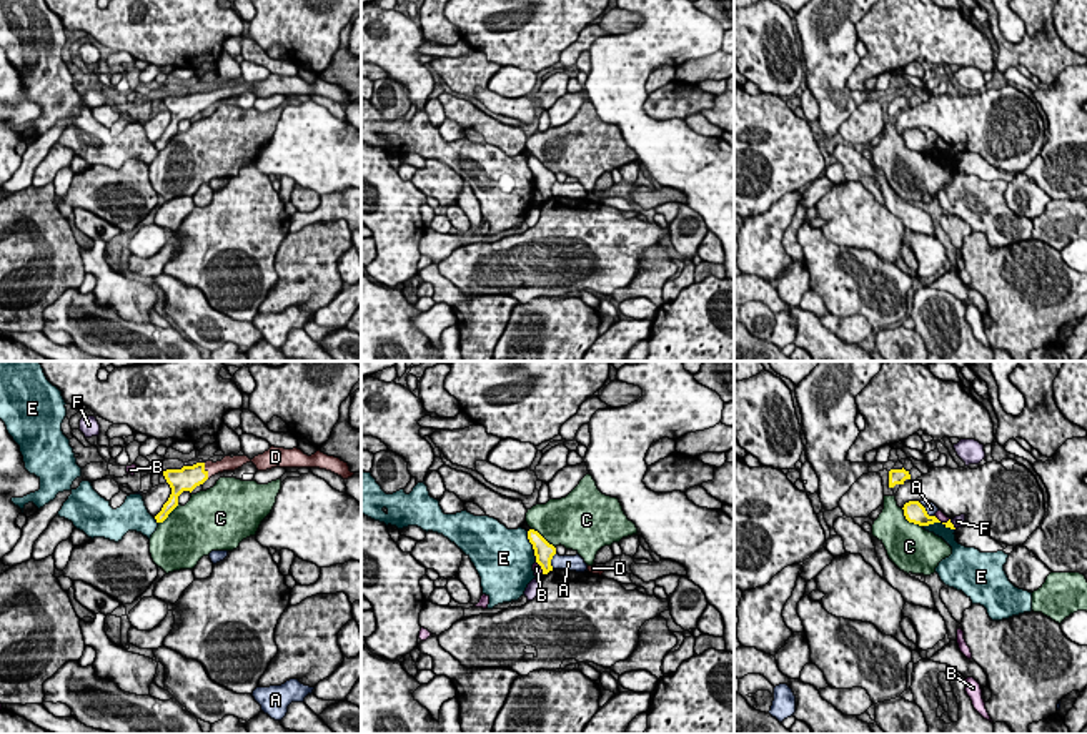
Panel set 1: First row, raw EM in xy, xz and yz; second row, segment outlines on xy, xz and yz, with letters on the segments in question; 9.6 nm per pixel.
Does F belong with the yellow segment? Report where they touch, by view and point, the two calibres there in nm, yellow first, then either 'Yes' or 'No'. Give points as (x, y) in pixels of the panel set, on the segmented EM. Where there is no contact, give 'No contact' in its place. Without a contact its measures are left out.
Touches yellow at yz (952, 525). Thickness 60 nm (yellow) against 120 nm. No

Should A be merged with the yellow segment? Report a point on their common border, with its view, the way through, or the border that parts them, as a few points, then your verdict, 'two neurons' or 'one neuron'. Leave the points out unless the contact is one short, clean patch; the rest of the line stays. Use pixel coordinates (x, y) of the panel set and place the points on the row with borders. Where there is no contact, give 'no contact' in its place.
meets yellow in yz at (926, 511); border along yz (919, 503), (934, 516); two neurons

